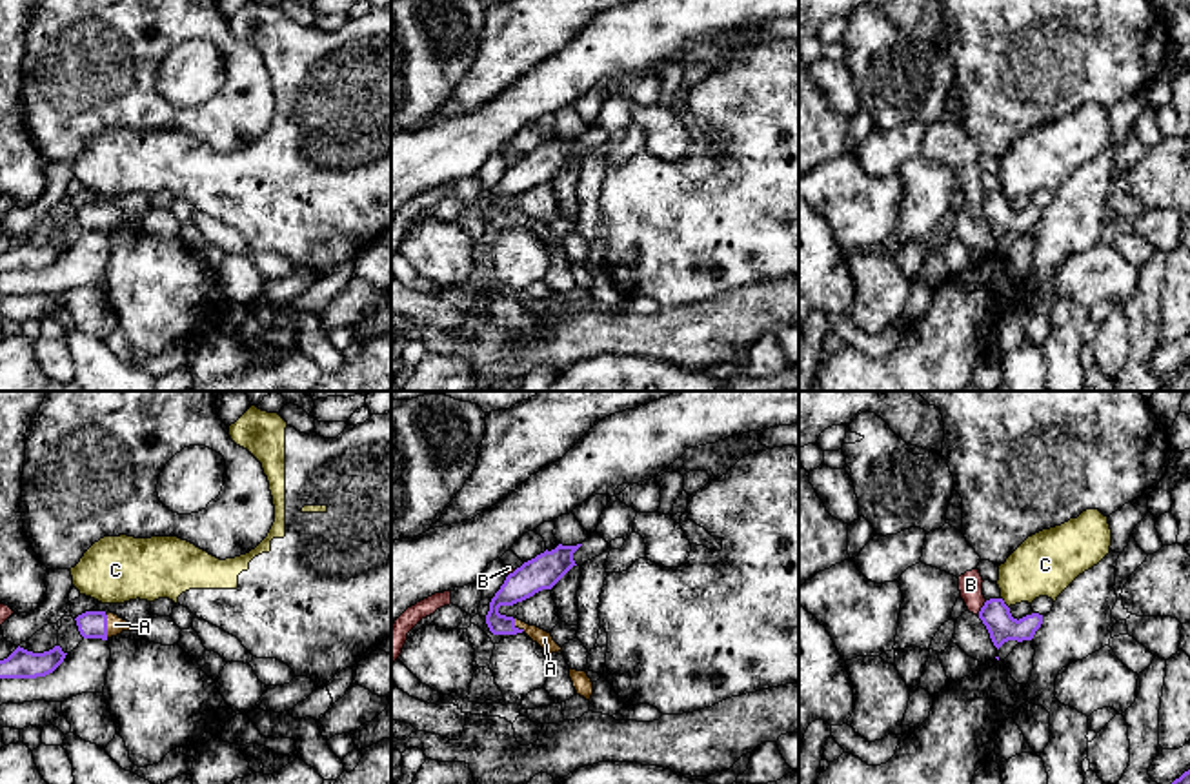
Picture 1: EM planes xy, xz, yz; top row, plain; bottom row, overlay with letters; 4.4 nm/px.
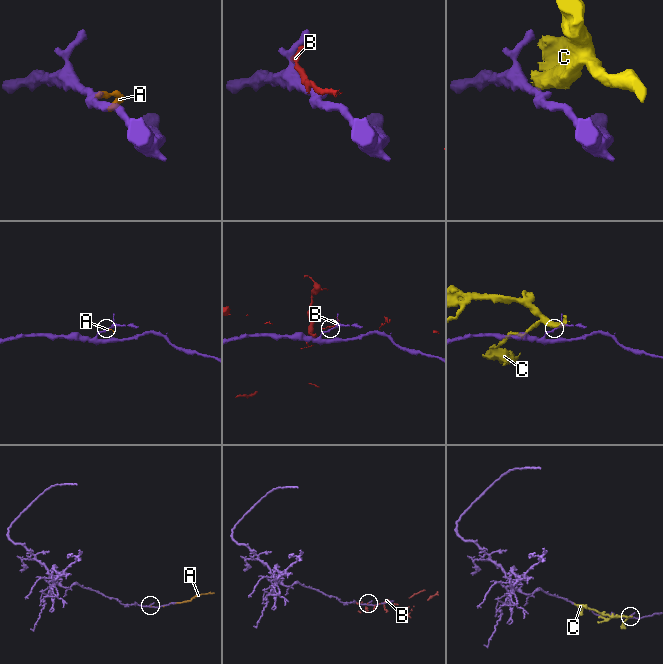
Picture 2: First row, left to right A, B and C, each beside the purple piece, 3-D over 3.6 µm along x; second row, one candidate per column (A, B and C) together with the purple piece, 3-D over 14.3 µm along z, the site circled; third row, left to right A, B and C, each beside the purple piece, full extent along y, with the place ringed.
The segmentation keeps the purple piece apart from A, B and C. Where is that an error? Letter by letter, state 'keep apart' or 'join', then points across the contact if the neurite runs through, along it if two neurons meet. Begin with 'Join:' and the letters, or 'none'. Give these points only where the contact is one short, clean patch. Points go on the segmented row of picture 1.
Join: A
A: join
B: keep apart
C: keep apart; border yz (1001, 597), (1008, 608)

